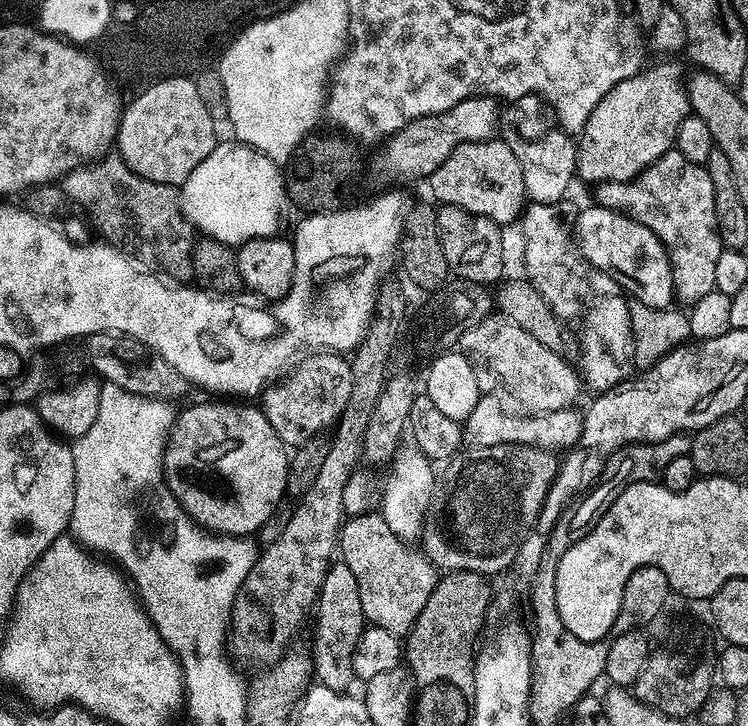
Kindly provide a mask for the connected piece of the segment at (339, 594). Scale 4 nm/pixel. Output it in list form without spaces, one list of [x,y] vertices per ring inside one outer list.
[[[336,562],[329,567],[314,609],[314,620],[315,616],[316,649],[310,653],[315,679],[328,688],[347,689],[347,684],[353,683],[354,680],[352,654],[366,627],[362,598],[358,594],[358,582],[354,582],[350,566]]]

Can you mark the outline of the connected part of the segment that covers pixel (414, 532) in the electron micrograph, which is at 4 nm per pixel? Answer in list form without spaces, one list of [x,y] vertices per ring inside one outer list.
[[[408,424],[402,426],[402,438],[398,450],[390,462],[390,467],[392,467],[390,470],[392,477],[389,478],[388,484],[386,480],[382,488],[384,521],[399,540],[419,541],[425,530],[426,517],[434,503],[432,495],[436,492],[436,476],[432,473],[432,462],[428,456],[422,454],[421,447],[415,441],[414,432]]]

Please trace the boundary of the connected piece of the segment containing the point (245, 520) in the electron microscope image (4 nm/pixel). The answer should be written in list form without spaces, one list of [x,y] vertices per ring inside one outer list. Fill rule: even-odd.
[[[220,402],[224,404],[192,404],[184,413],[175,417],[174,423],[166,437],[164,445],[164,482],[167,489],[171,492],[172,497],[180,503],[181,508],[185,513],[200,528],[207,530],[212,534],[219,534],[223,536],[236,536],[239,538],[248,538],[256,532],[272,515],[276,512],[276,503],[280,499],[285,499],[287,490],[287,470],[288,462],[290,459],[290,452],[285,444],[275,433],[274,427],[270,424],[264,416],[263,411],[259,407],[256,408],[243,408],[243,403],[240,402]]]

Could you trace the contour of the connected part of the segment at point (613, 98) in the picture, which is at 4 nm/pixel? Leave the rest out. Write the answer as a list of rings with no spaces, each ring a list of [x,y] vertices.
[[[635,76],[626,78],[594,106],[594,114],[586,118],[586,126],[578,133],[576,146],[576,171],[579,179],[584,179],[591,186],[599,186],[615,180],[632,180],[640,172],[646,170],[662,154],[673,151],[676,142],[677,113],[665,112],[661,114],[650,104],[648,92],[638,88],[638,80]]]

